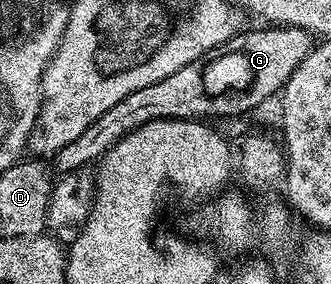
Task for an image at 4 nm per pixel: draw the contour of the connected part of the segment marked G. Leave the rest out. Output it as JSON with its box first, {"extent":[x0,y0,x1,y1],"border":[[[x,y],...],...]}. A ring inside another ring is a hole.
{"extent":[53,27,313,174],"border":[[[266,27],[240,31],[226,45],[212,49],[208,56],[181,67],[181,71],[173,71],[169,79],[141,87],[141,91],[133,91],[121,103],[109,107],[97,123],[85,127],[73,143],[65,143],[65,147],[53,154],[56,174],[78,173],[82,165],[98,162],[129,131],[150,121],[170,117],[175,121],[239,117],[269,100],[274,93],[276,96],[312,48],[313,37],[306,29]]]}

